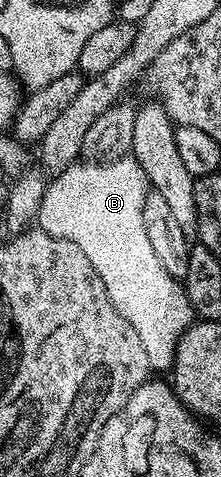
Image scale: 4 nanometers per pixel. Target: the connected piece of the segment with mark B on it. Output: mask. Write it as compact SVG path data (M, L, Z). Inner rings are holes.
M134 158L109 160L106 164L76 162L48 183L39 207L37 224L53 238L73 242L73 246L81 249L85 258L93 262L93 270L101 274L101 282L105 282L105 290L113 306L117 306L117 314L121 314L121 318L125 318L125 322L129 322L129 326L133 326L141 337L149 366L156 373L166 373L170 369L171 359L175 357L175 347L181 334L191 327L196 315L189 306L182 283L167 273L161 262L157 262L157 254L153 254L153 246L149 246L149 234L145 234L143 217L148 191L145 174Z

